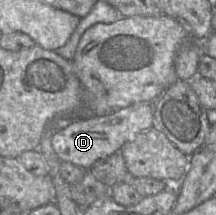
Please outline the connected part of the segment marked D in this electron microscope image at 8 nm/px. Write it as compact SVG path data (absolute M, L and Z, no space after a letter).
M139 102L128 107L122 108L114 113L100 117L84 117L74 120L65 128L59 130L52 136L52 147L61 161L70 162L85 170L89 170L94 163L102 158L108 157L121 150L122 146L134 140L141 132L153 126L153 105L152 103Z

